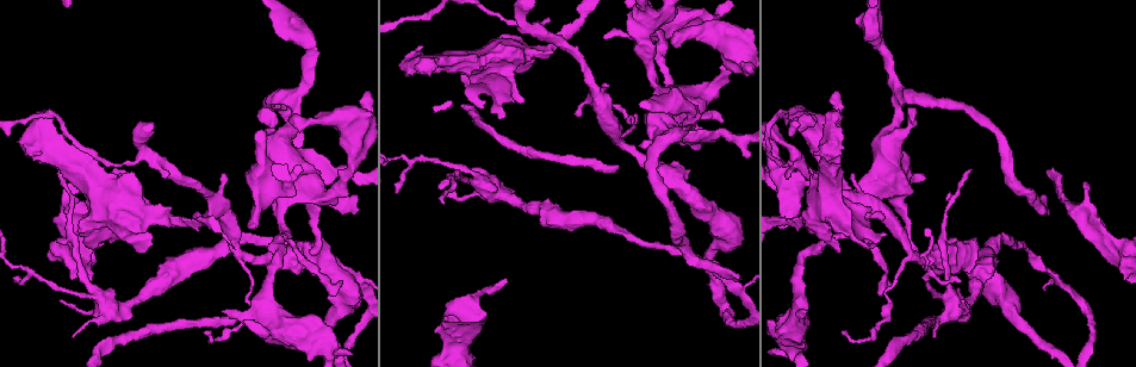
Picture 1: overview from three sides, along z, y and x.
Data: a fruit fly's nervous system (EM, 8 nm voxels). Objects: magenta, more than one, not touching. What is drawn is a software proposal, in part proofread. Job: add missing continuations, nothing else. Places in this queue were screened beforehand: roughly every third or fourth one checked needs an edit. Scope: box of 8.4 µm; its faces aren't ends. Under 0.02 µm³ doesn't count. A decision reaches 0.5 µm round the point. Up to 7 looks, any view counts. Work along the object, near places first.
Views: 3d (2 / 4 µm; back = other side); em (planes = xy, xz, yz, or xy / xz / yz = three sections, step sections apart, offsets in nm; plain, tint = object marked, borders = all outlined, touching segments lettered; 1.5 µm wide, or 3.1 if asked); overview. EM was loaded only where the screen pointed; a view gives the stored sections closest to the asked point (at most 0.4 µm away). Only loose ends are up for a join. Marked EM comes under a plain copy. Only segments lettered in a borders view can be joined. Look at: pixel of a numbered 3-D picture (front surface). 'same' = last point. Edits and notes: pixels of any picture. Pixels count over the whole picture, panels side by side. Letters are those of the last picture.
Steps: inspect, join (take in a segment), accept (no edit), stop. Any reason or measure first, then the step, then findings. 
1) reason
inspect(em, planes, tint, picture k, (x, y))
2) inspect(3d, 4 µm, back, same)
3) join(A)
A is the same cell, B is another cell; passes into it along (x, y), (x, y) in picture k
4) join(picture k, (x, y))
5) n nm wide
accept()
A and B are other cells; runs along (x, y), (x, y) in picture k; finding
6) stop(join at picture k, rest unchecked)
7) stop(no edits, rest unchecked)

an open end
inspect(3d, 4 µm, picture 1, (75, 188))

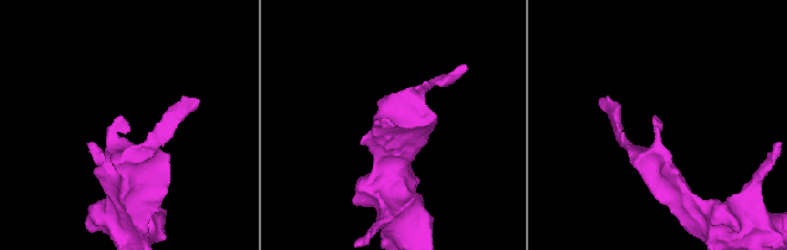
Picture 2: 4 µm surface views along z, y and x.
now the EM
inspect(em, planes, borders, picture 2, (393, 124))

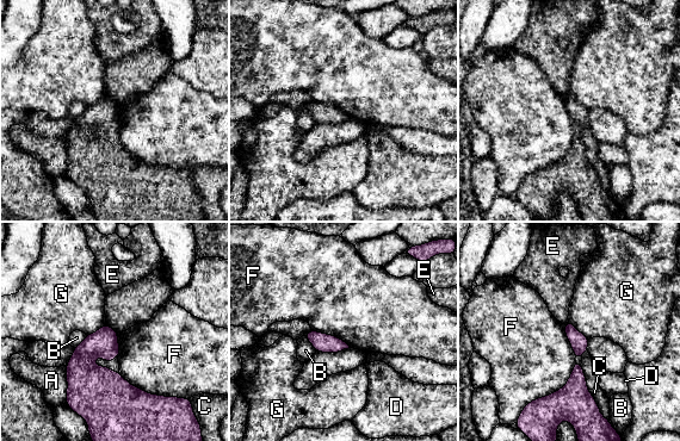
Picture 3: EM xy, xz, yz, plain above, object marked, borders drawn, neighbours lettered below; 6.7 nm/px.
accept()
A, B, C, D, E, F and G are other cells; border along (575, 361), (560, 389), (531, 402) in picture 3; none of them fits

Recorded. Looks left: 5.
tapers out
inspect(em, planes, borders, picture 1, (934, 336))

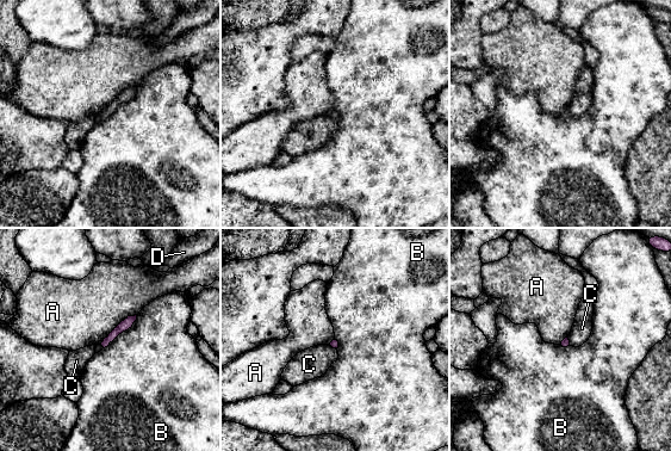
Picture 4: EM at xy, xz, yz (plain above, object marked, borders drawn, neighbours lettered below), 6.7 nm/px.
accept()
A, B, C and D are other cells; border along (136, 314), (125, 316), (100, 343) in picture 4; none of them fits

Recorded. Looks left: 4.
an open end
inspect(3d, 2 µm, picture 1, (839, 252))

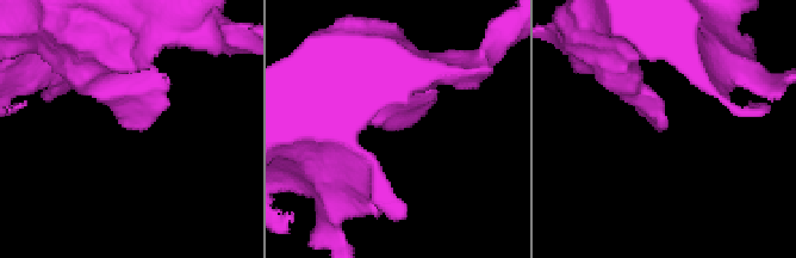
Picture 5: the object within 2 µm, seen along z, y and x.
now the EM
inspect(em, planes, borders, picture 5, (660, 123))

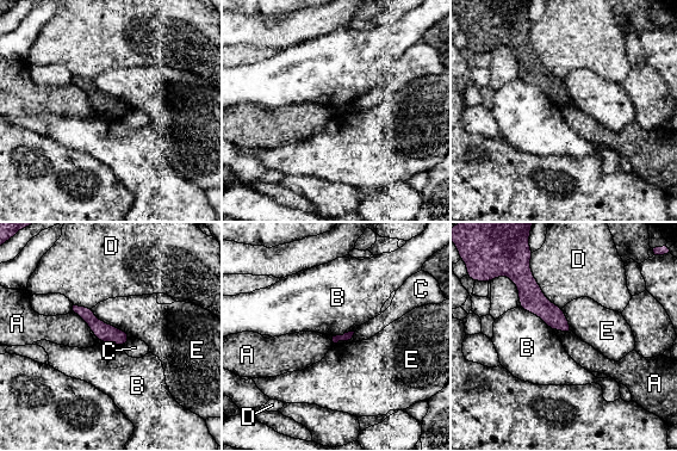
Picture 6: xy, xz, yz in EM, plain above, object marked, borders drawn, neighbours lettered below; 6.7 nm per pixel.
accept()
A, B, C, D and E are other cells; runs along (520, 284), (567, 329) in picture 6; none of them fits

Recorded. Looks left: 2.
stop(no edits, rest unchecked)

